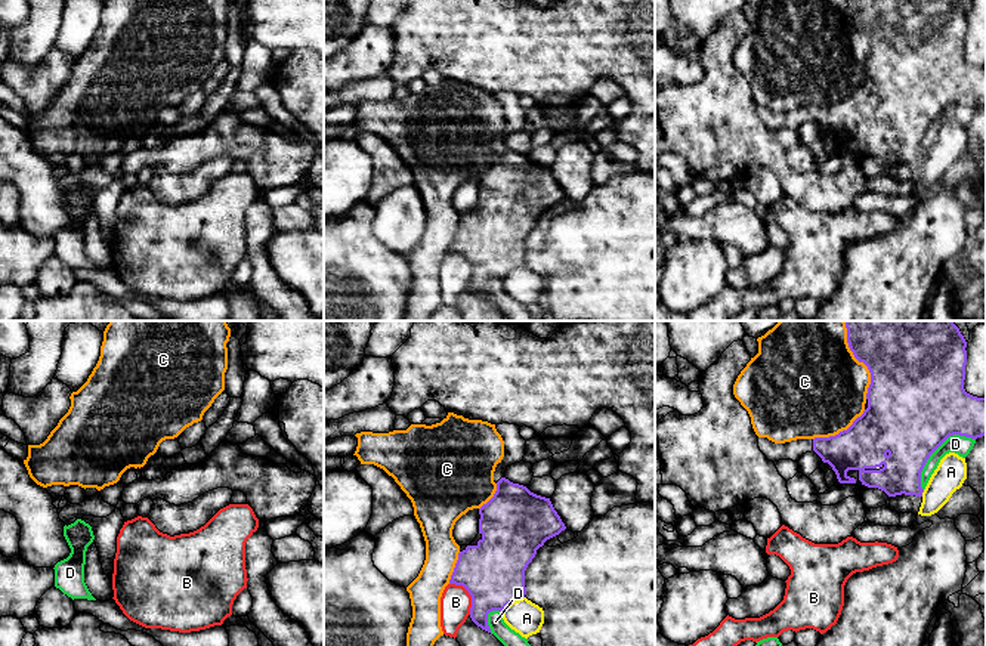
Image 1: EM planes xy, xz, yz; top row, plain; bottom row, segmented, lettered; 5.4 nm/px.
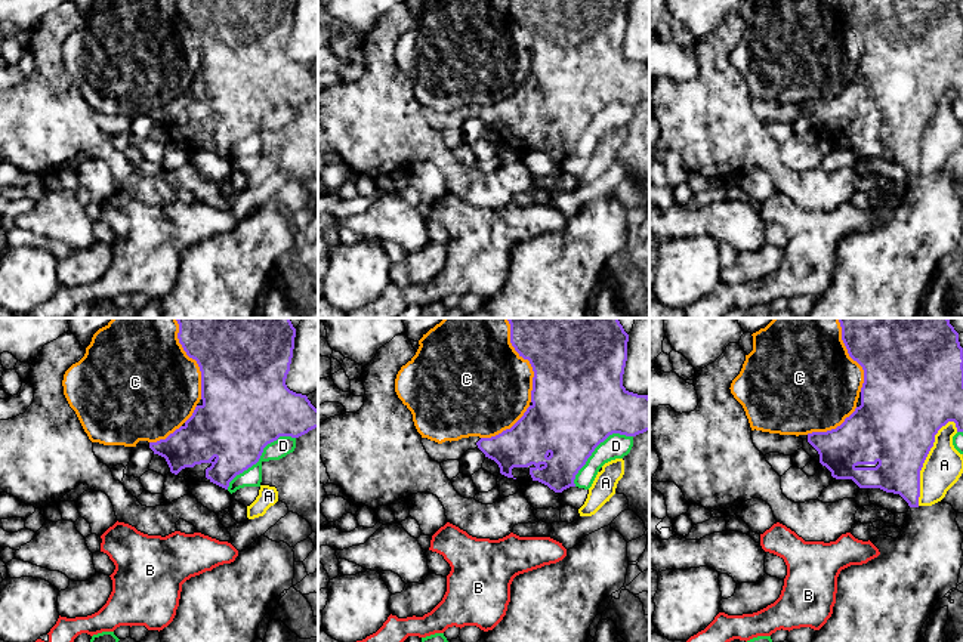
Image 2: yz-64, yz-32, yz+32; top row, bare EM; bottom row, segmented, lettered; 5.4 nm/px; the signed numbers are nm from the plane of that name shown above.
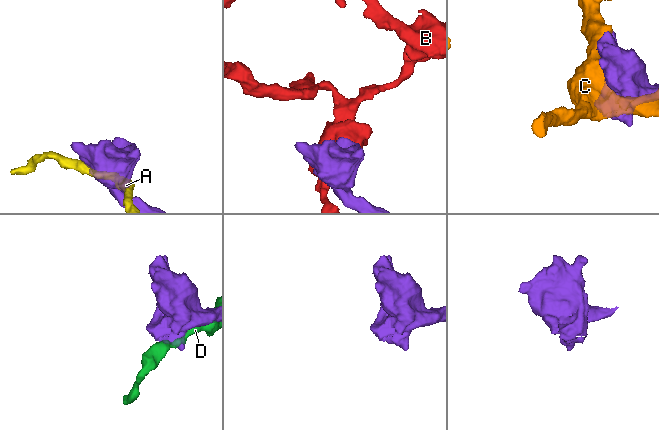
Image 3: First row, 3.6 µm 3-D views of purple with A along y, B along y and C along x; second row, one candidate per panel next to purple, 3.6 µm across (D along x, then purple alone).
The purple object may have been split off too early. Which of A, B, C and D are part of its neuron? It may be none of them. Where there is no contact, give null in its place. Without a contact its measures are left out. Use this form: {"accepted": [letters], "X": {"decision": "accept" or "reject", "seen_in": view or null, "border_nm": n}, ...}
{"accepted": [], "A": {"decision": "reject", "seen_in": "xz", "border_nm": 150}, "B": {"decision": "reject", "seen_in": "xz", "border_nm": 200}, "C": {"decision": "reject", "seen_in": "yz", "border_nm": 380}, "D": {"decision": "reject", "seen_in": "yz", "border_nm": 400}}

